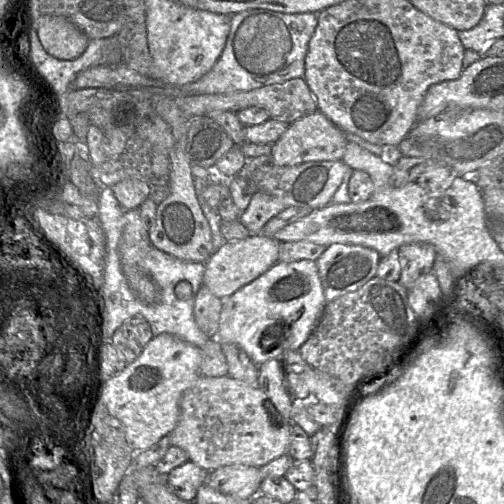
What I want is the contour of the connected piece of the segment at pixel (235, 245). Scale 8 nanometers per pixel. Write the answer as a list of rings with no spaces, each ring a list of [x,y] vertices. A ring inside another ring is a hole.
[[[259,233],[239,241],[227,241],[214,252],[205,264],[203,285],[218,298],[231,296],[251,283],[278,262],[280,243],[273,237]]]

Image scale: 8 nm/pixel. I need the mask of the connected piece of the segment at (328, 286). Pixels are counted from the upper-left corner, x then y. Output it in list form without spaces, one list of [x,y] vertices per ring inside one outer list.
[[[332,244],[315,261],[327,302],[355,291],[376,276],[381,255],[352,244]]]

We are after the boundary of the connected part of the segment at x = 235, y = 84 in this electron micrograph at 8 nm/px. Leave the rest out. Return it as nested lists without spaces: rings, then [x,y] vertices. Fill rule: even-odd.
[[[249,9],[231,15],[229,34],[217,62],[200,79],[180,86],[179,89],[185,95],[228,94],[303,78],[308,43],[317,23],[318,15],[313,12],[286,14],[268,9]]]

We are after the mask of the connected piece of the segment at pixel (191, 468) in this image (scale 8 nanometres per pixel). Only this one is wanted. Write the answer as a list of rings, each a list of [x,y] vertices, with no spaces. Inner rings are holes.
[[[190,460],[171,470],[167,475],[167,485],[181,500],[195,502],[199,487],[205,483],[207,471]]]

